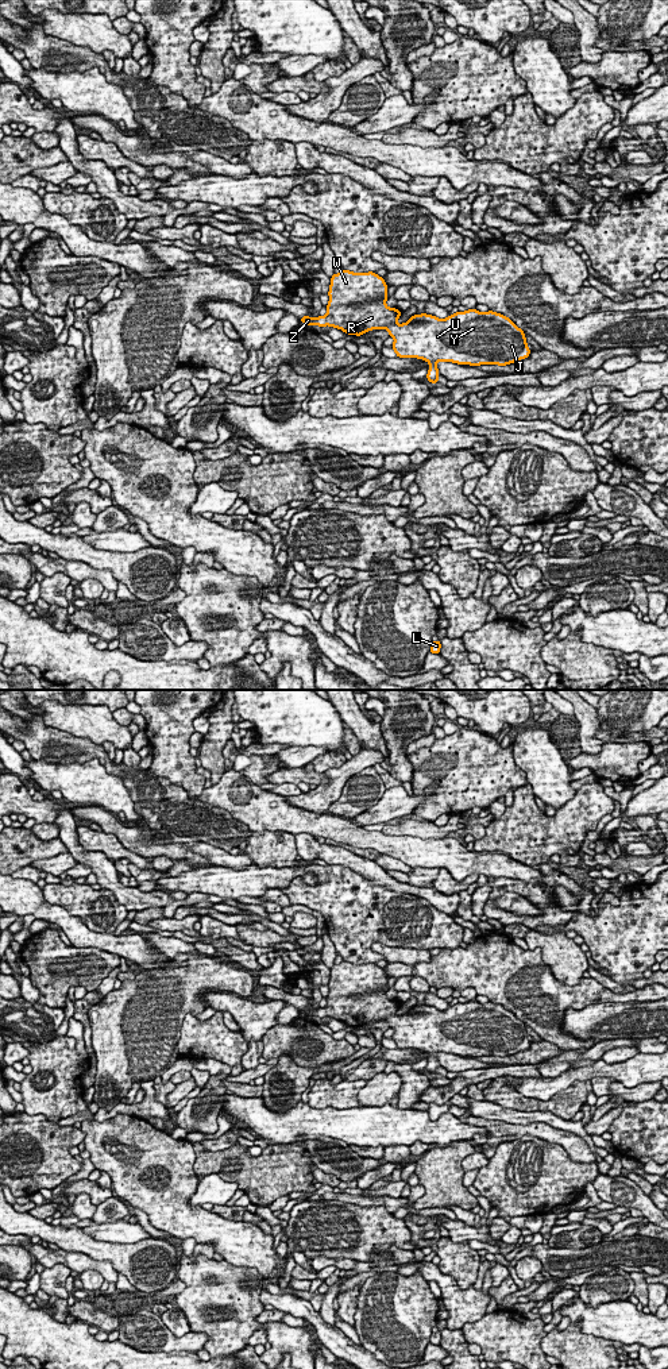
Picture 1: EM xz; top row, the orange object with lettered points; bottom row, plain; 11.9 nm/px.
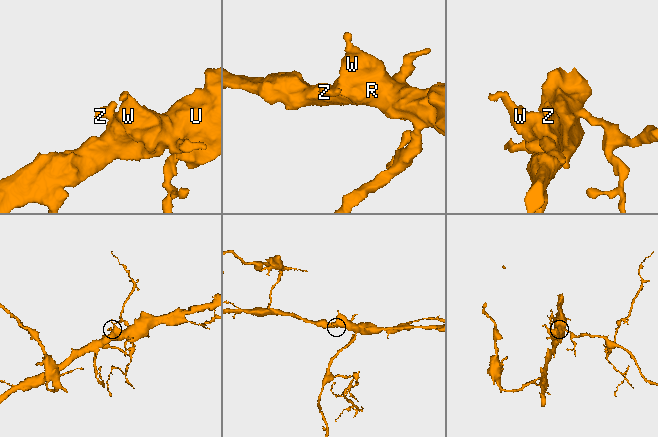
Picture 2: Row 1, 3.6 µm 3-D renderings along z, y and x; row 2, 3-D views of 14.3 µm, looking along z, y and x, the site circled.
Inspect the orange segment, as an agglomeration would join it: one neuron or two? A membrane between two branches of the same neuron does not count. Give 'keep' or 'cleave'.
keep

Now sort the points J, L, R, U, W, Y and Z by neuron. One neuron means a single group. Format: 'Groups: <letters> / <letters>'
Groups: J L R U W Y Z

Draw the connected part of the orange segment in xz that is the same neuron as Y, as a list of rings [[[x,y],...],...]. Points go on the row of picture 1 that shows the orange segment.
[[[341,270],[331,277],[327,315],[316,319],[304,316],[300,321],[306,327],[335,327],[347,335],[356,336],[362,336],[371,329],[387,329],[389,335],[394,339],[391,348],[398,358],[417,358],[429,363],[426,379],[432,383],[440,381],[437,378],[437,362],[453,362],[470,366],[506,366],[530,355],[525,332],[509,317],[493,311],[482,313],[472,308],[466,312],[456,312],[447,319],[421,313],[412,316],[408,323],[398,324],[397,320],[401,316],[401,311],[389,308],[385,304],[389,298],[387,288],[383,277],[377,275],[374,271],[352,273],[350,270]]]

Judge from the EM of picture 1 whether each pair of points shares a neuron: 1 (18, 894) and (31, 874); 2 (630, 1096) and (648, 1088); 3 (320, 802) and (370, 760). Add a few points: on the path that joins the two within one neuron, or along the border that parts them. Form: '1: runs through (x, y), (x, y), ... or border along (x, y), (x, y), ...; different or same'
1: border along (14, 876), (30, 879), (35, 883); different
2: runs through (634, 1095), (644, 1091); same
3: runs through (331, 789), (356, 764); same

